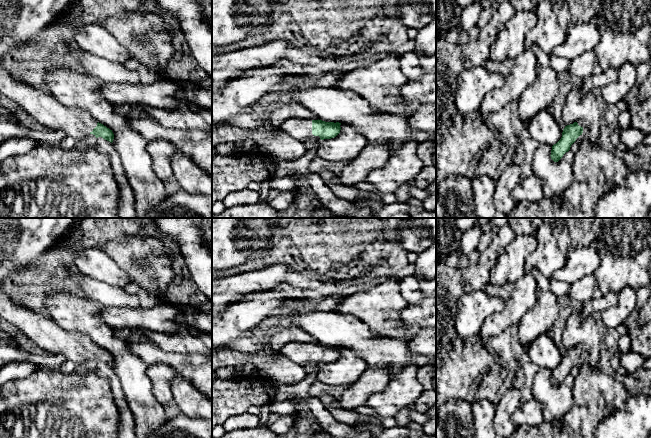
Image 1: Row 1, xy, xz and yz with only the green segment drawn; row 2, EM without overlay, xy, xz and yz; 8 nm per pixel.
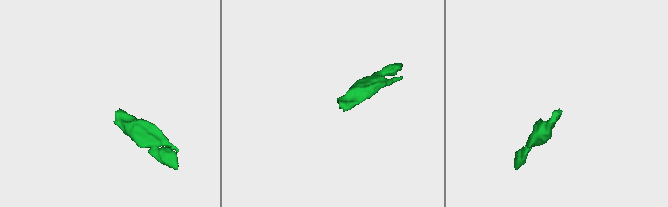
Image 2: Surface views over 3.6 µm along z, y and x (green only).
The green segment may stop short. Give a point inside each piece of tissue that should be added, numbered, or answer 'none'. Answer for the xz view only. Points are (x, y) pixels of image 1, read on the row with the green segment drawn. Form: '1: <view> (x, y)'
1: xz (300, 129)

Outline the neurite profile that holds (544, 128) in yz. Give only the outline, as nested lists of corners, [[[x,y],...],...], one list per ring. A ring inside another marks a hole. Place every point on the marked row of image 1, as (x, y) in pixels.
[[[549,110],[539,111],[526,123],[526,127],[531,138],[539,144],[553,146],[562,137],[562,127]]]

